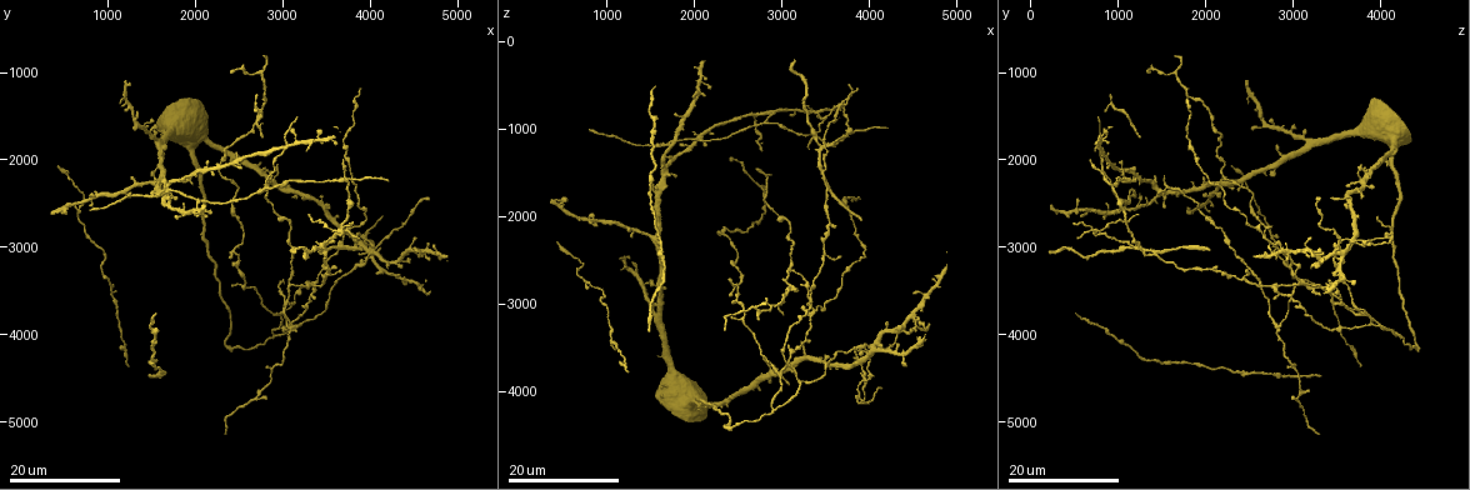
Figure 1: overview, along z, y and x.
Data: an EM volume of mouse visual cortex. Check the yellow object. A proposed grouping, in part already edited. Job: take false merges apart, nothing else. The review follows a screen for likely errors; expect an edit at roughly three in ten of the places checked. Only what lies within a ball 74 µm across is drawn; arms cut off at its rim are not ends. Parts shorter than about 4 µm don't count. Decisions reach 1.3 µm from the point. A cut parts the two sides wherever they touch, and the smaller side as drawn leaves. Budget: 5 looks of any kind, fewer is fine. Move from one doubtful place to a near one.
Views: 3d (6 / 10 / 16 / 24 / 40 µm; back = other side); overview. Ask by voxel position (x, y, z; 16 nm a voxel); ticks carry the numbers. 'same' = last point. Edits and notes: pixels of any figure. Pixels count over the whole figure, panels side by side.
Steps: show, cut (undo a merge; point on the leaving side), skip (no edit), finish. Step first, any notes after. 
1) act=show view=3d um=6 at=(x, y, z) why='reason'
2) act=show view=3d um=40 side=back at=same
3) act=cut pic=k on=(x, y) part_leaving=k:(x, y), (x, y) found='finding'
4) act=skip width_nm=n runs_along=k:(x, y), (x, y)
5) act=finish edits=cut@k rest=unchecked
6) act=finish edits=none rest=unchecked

act=show view=3d um=24 at=(2700, 4700, 3050) why='calibre changes'

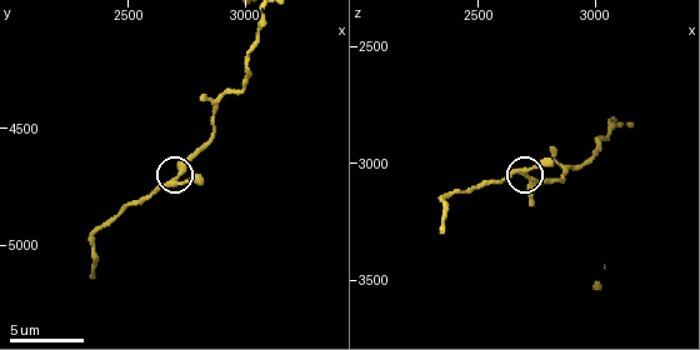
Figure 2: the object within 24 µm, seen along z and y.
act=show view=3d um=6 at=(2690, 4740, 3030) why='zoom in'

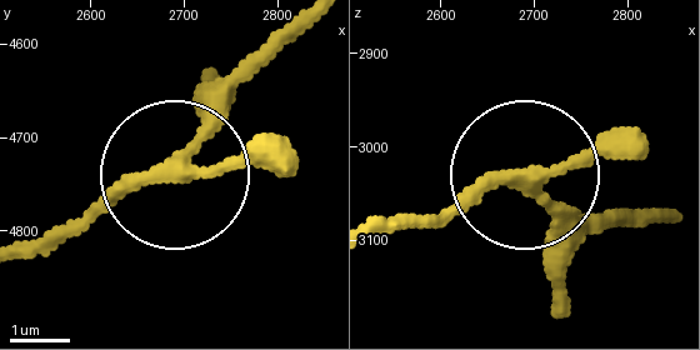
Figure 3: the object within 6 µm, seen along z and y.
act=skip width_nm=230 found='all the same neuron'

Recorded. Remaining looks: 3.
act=show view=3d um=16 at=(2870, 4410, 3020) why='three arms meet'

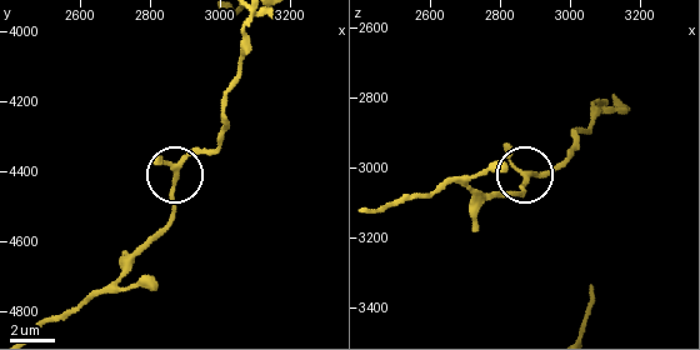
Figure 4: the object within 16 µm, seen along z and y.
act=show view=3d um=6 at=(2870, 4410, 3030)

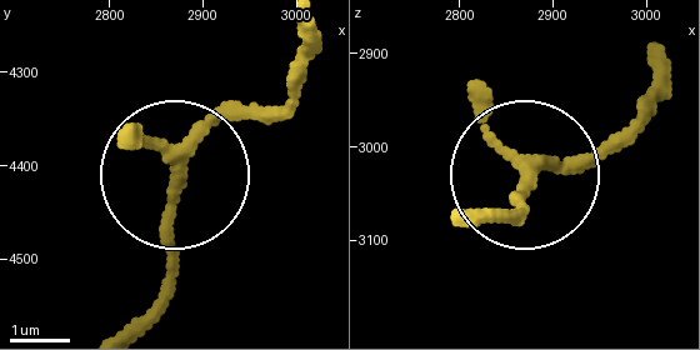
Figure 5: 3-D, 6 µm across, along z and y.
act=skip runs_along=5:(659, 56), (639, 116), (530, 171), (510, 221) found='continuous, no second neuron'

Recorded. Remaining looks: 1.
act=finish edits=none rest=unchecked

